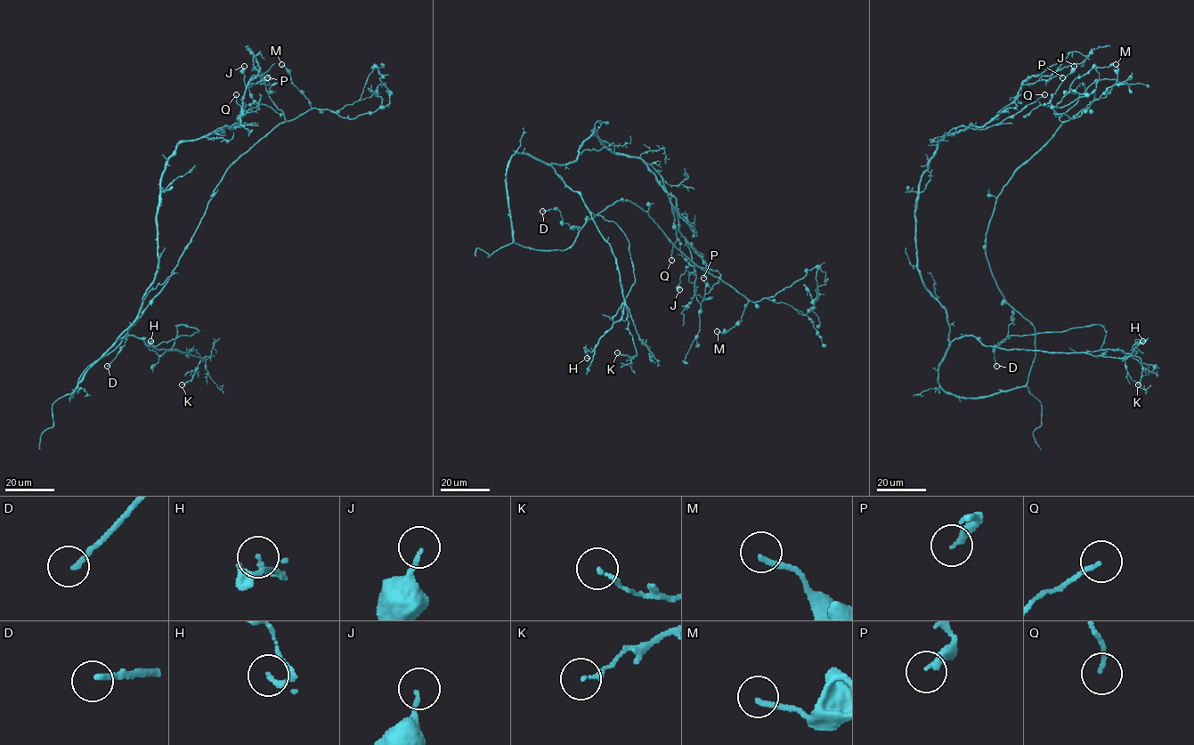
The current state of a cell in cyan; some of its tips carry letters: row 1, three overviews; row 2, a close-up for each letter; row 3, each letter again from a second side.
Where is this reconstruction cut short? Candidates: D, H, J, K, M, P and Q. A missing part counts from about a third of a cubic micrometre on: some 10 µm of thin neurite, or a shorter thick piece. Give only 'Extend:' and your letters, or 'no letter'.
Extend: no letter

